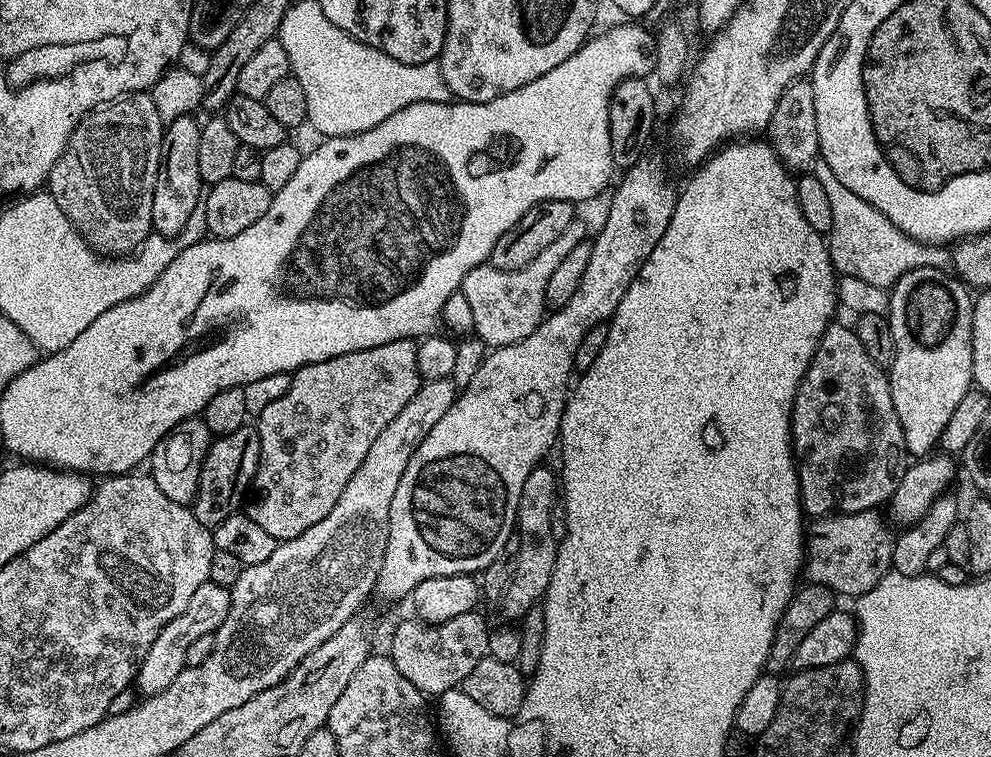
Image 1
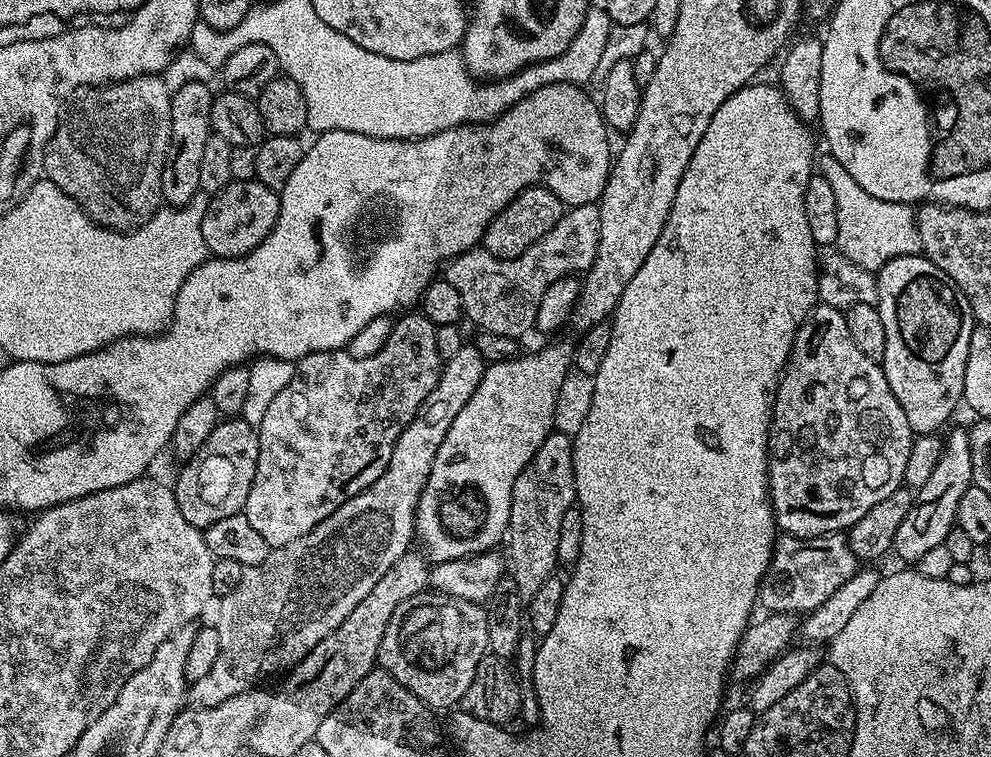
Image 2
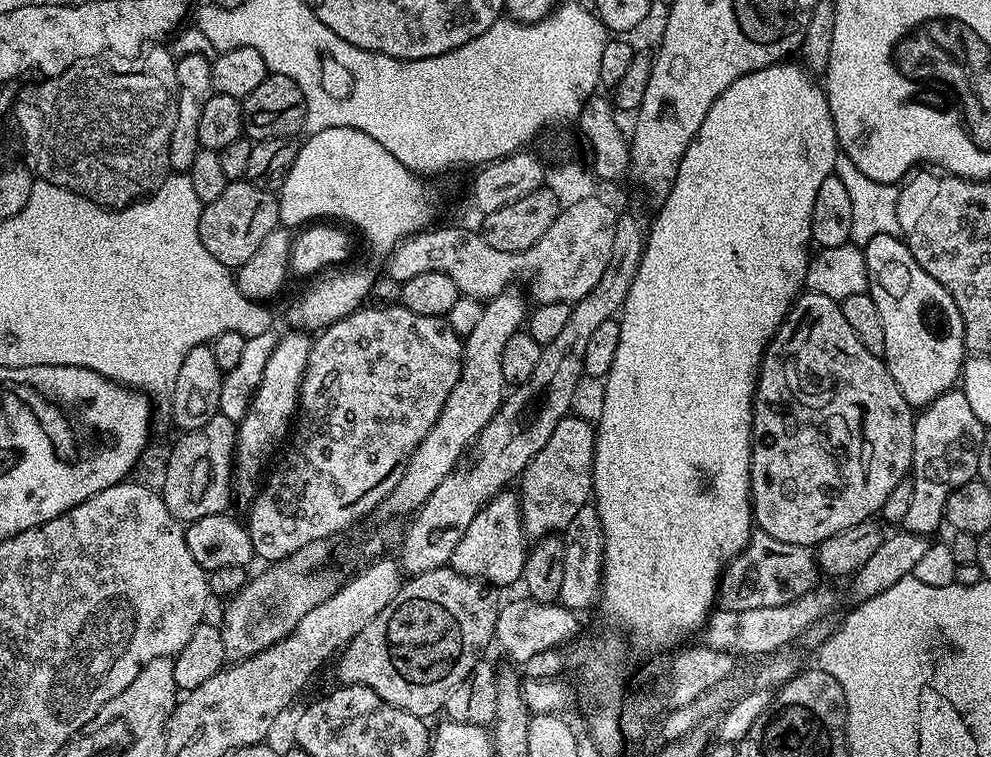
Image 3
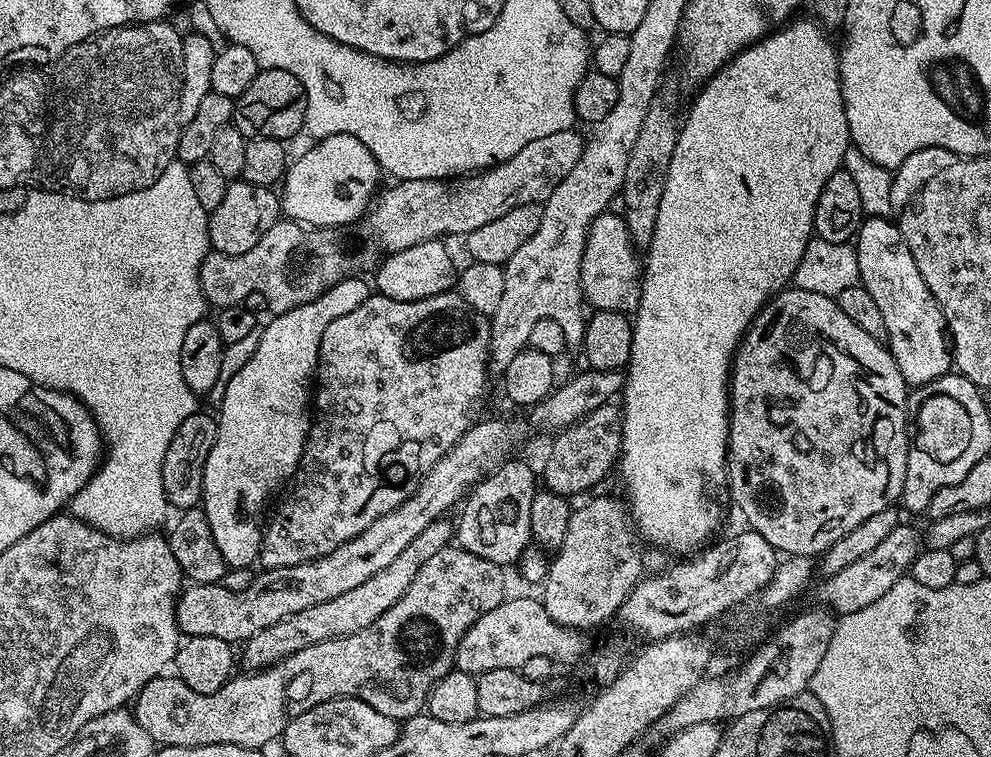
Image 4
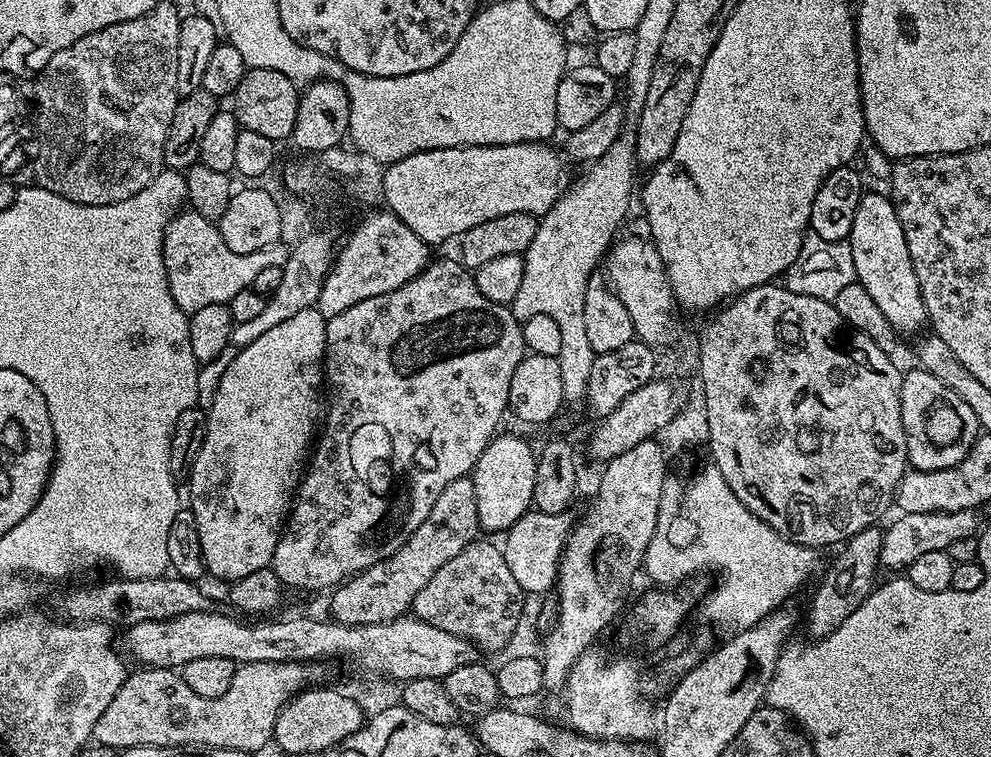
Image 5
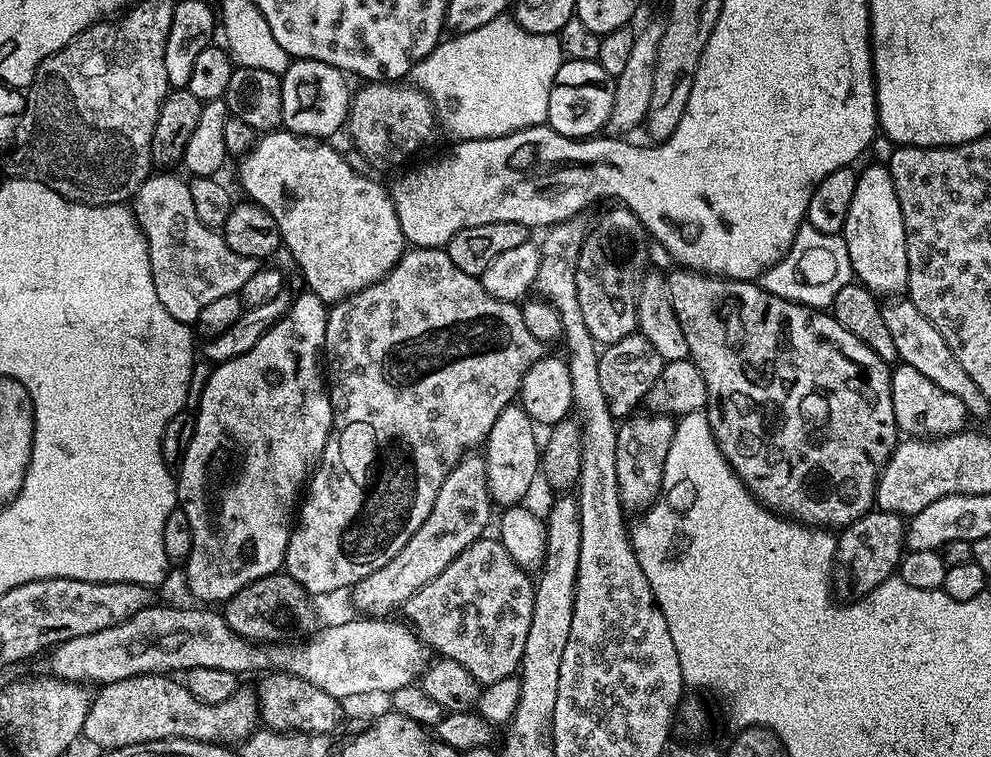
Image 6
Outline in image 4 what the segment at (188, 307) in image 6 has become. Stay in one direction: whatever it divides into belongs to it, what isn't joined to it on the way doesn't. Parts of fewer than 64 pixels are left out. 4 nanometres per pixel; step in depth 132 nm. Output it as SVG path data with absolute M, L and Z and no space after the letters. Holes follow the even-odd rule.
M281 218L262 234L258 246L246 250L241 256L227 256L221 252L209 251L208 257L200 264L200 285L204 299L213 309L229 308L248 302L251 296L261 292L276 307L277 313L289 312L318 298L330 286L351 276L375 273L381 259L379 252L360 252L351 256L348 252L316 252L309 258L300 247L304 244L305 229L295 220ZM292 264L296 277L292 277Z

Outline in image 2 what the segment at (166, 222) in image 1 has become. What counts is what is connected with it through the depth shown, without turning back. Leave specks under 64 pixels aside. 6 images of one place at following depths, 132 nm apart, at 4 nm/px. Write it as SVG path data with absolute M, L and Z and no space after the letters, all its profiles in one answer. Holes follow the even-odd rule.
M202 81L188 82L181 89L172 92L172 133L168 143L166 162L162 170L162 194L161 201L165 205L180 208L194 194L200 191L198 174L201 170L202 153L206 146L206 138L213 135L212 124L209 122L212 109L213 89L210 90L207 83Z

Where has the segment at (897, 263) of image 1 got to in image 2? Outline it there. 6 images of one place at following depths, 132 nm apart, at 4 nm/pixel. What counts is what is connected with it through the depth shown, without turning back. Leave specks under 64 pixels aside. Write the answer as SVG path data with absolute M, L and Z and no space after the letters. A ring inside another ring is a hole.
M824 154L818 160L818 174L826 178L832 188L838 205L838 238L835 247L850 262L877 273L886 262L899 256L915 256L920 252L920 238L913 205L902 202L882 202L874 194L862 190L854 177L842 167L842 162L831 154Z

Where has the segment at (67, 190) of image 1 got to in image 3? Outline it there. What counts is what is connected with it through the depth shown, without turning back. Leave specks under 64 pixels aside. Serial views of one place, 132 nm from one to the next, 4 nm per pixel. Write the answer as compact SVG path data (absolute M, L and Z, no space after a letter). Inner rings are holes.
M156 52L148 60L148 72L144 76L100 76L100 68L95 66L72 68L60 80L56 104L64 104L64 108L56 112L56 128L48 136L48 152L40 156L40 178L76 192L101 208L113 210L127 208L151 196L170 175L170 134L174 134L174 122L178 118L176 62L168 60L164 52Z

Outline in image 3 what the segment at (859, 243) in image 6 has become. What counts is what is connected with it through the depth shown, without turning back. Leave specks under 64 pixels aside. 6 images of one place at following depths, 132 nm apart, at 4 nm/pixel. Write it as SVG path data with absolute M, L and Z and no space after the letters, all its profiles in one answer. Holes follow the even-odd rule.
M878 234L863 249L868 271L867 293L874 298L878 314L882 314L882 330L886 334L882 359L898 390L902 390L902 398L919 410L943 392L953 391L952 383L961 379L966 359L962 314L958 314L958 306L948 291L914 262L914 254L910 254L899 235Z

